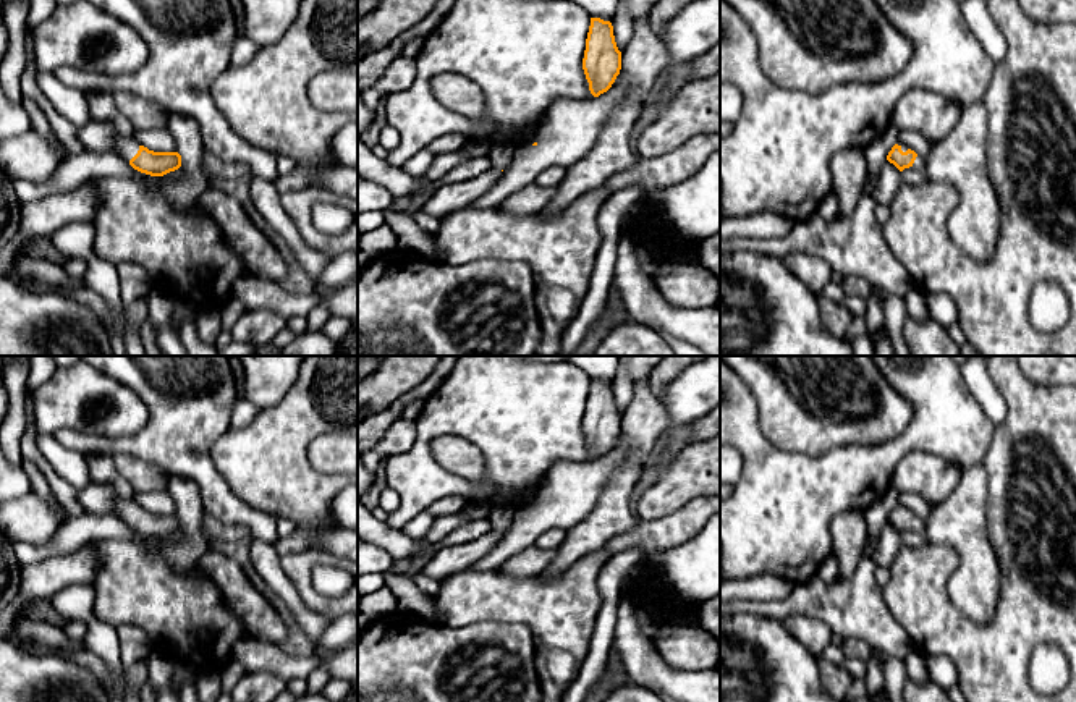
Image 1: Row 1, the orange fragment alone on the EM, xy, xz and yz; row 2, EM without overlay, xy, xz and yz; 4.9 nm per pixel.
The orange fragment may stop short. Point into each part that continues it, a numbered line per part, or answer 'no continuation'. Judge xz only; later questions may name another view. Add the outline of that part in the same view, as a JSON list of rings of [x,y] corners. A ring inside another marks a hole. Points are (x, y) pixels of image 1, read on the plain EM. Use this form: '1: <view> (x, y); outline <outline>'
no continuation

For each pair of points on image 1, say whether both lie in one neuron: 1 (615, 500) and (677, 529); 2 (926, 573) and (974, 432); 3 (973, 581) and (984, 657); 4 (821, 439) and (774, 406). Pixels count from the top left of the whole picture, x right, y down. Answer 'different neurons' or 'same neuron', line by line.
1: different neurons
2: different neurons
3: different neurons
4: same neuron

